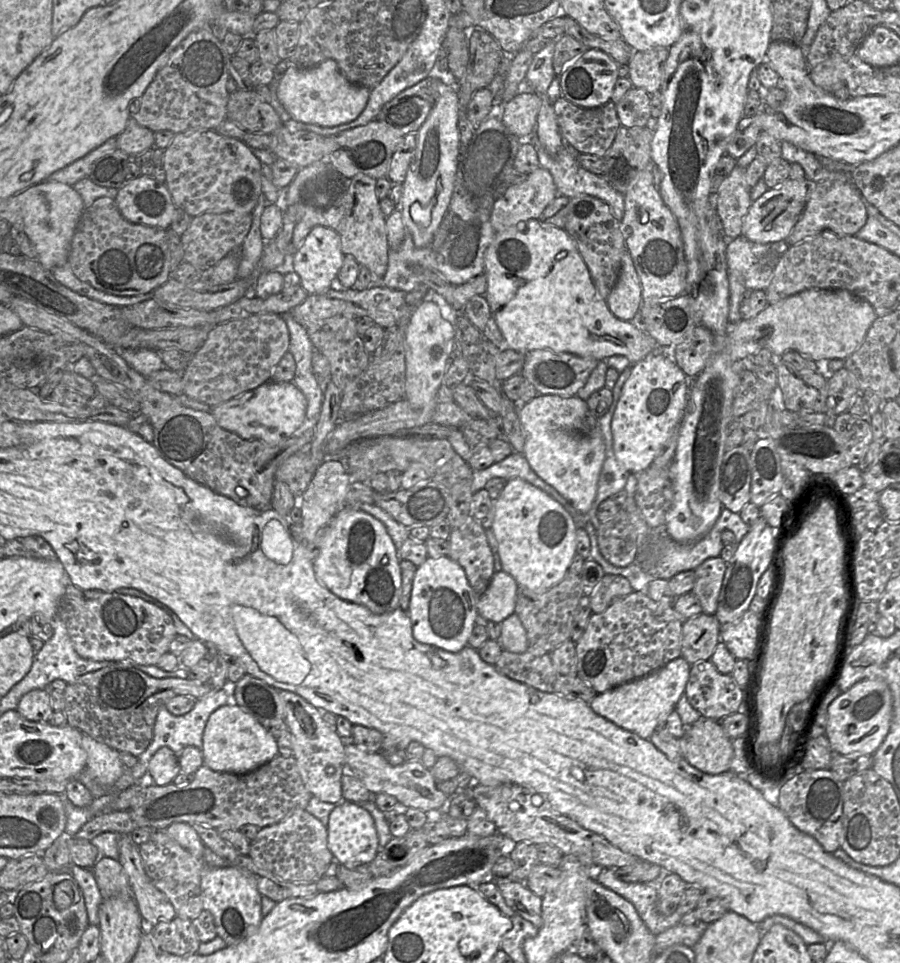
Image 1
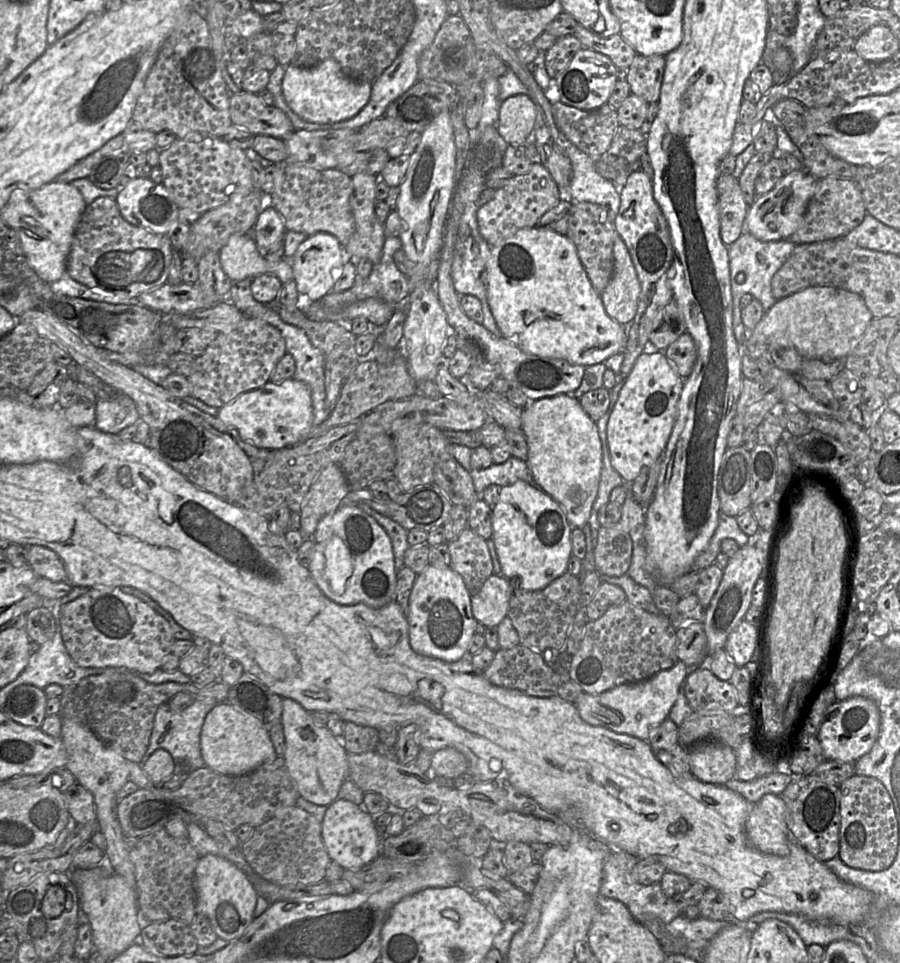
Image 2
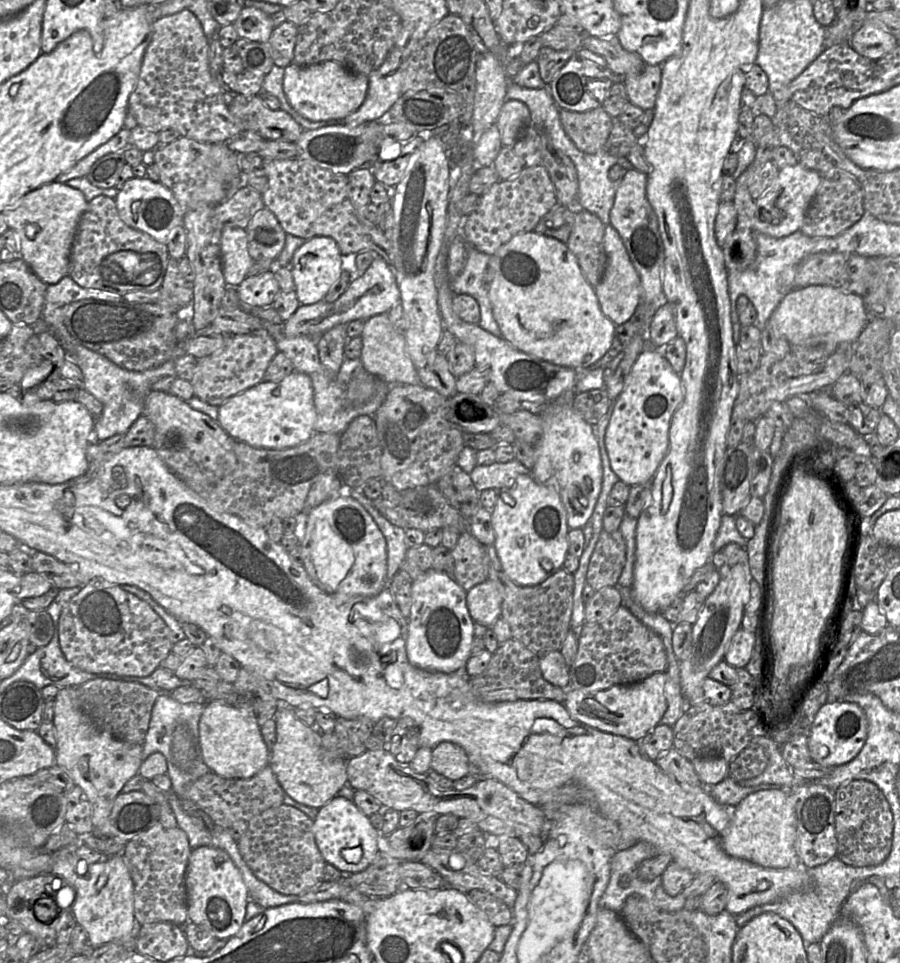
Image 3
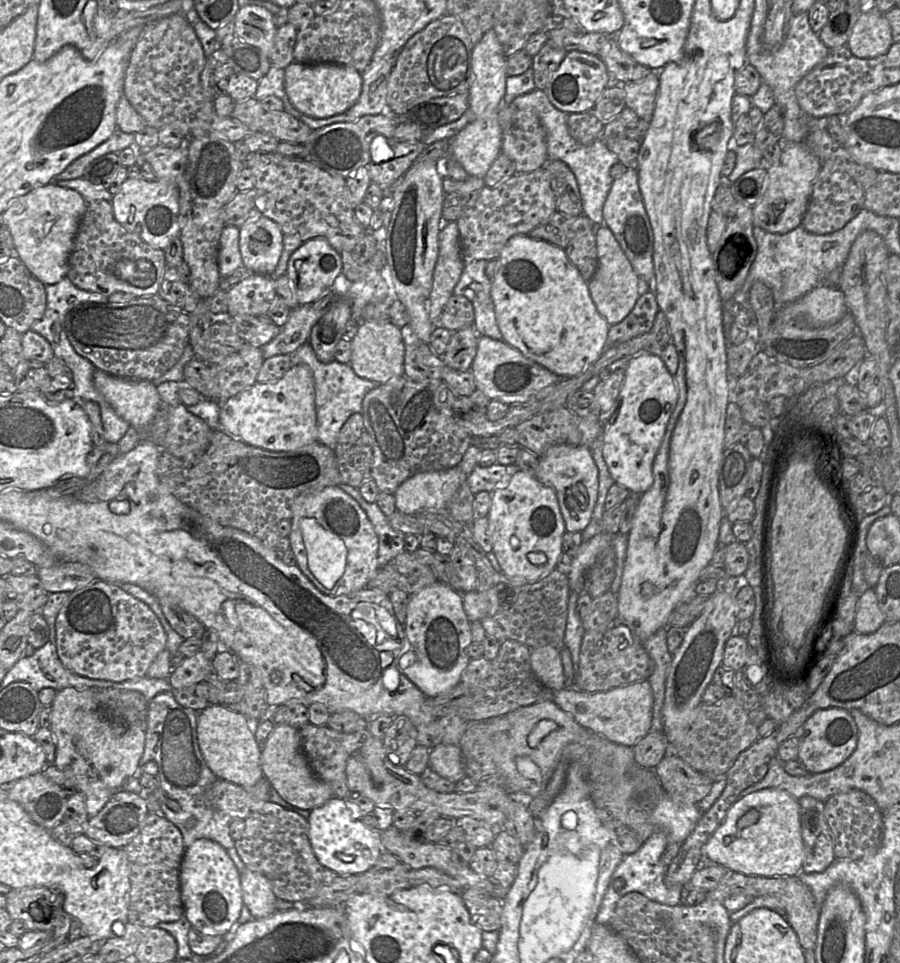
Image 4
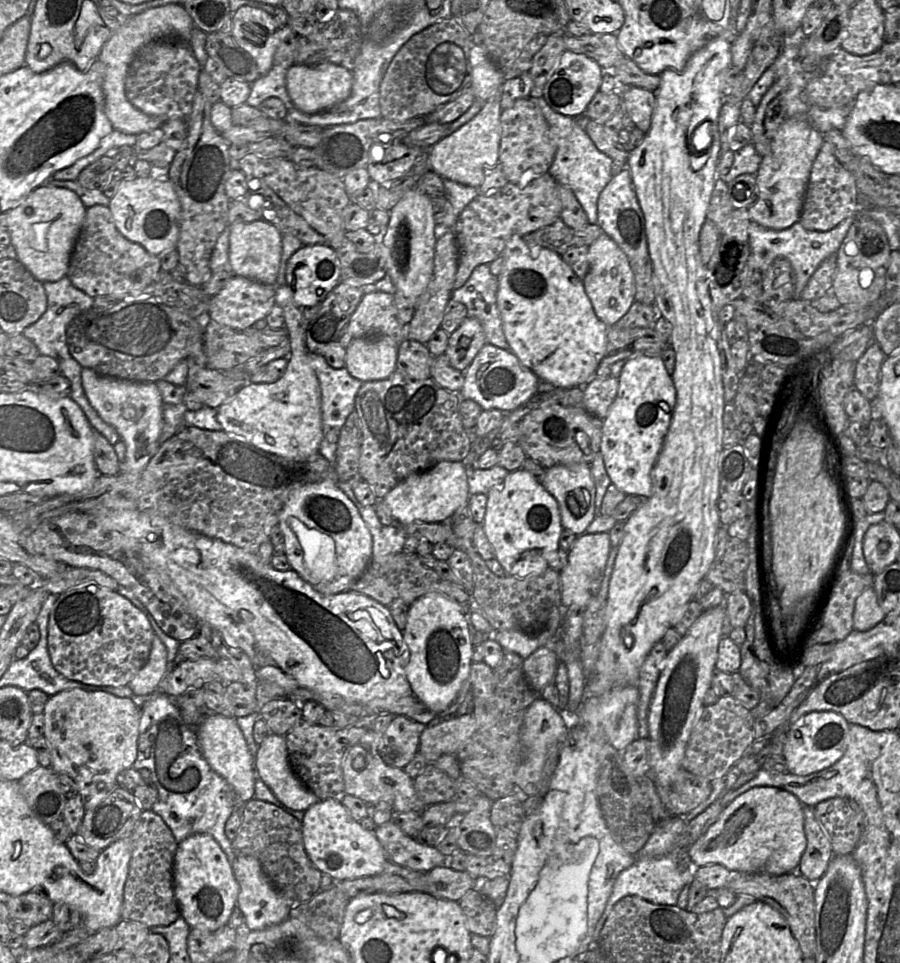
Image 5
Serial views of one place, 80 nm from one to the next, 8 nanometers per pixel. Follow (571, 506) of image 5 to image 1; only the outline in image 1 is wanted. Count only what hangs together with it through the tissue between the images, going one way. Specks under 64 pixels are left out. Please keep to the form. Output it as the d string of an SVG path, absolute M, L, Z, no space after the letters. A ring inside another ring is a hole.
M538 394L522 407L519 419L525 433L523 455L531 469L578 512L587 515L597 494L605 460L605 443L598 429L598 419L589 413L586 402L577 396ZM585 424L593 431L586 432Z

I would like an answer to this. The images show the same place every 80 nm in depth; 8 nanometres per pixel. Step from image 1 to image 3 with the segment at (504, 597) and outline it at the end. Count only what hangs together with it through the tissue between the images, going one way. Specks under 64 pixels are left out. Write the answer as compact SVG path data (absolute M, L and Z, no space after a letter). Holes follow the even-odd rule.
M486 579L467 591L466 602L473 621L487 628L501 617L503 595L493 580Z

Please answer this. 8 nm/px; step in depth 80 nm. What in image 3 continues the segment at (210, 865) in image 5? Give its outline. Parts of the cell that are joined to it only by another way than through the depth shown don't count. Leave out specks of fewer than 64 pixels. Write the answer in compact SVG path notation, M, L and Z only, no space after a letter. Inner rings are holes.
M200 846L192 849L185 875L188 919L208 929L217 939L229 940L245 923L249 890L231 857L222 849Z

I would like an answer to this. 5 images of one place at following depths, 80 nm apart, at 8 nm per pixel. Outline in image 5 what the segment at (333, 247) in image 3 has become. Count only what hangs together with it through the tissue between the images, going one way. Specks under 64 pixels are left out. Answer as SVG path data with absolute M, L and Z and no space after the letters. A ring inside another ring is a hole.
M327 244L306 245L296 251L287 263L286 284L300 308L310 308L322 303L340 281L340 260L335 250Z

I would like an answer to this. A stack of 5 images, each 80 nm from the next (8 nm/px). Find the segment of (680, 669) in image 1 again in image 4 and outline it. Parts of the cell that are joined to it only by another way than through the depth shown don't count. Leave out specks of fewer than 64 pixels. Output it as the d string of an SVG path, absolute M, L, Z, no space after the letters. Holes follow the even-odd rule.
M648 680L595 693L563 688L553 691L553 702L579 725L616 744L632 748L651 730L653 693Z

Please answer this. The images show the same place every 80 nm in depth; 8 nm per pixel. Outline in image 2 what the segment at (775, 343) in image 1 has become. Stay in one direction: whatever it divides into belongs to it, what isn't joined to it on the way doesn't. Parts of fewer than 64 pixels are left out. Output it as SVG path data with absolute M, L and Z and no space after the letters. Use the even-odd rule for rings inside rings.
M813 286L777 300L764 312L751 335L767 345L776 342L794 348L805 359L831 362L850 354L872 318L860 295L833 286Z

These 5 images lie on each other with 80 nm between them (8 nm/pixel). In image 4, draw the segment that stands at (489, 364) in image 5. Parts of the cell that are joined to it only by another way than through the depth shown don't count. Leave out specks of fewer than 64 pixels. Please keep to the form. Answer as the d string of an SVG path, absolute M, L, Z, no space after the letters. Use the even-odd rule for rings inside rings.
M483 335L478 338L477 353L471 371L476 390L483 392L490 400L500 400L509 405L526 402L542 389L555 385L560 380L556 374L526 358L504 340L494 340Z

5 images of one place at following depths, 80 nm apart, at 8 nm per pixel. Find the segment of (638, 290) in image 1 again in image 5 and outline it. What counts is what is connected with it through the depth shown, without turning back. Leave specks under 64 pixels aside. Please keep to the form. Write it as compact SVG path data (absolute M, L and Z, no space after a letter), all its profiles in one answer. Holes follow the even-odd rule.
M602 233L588 251L589 271L582 280L585 292L599 319L607 326L619 321L635 302L635 279L630 262L622 249Z

